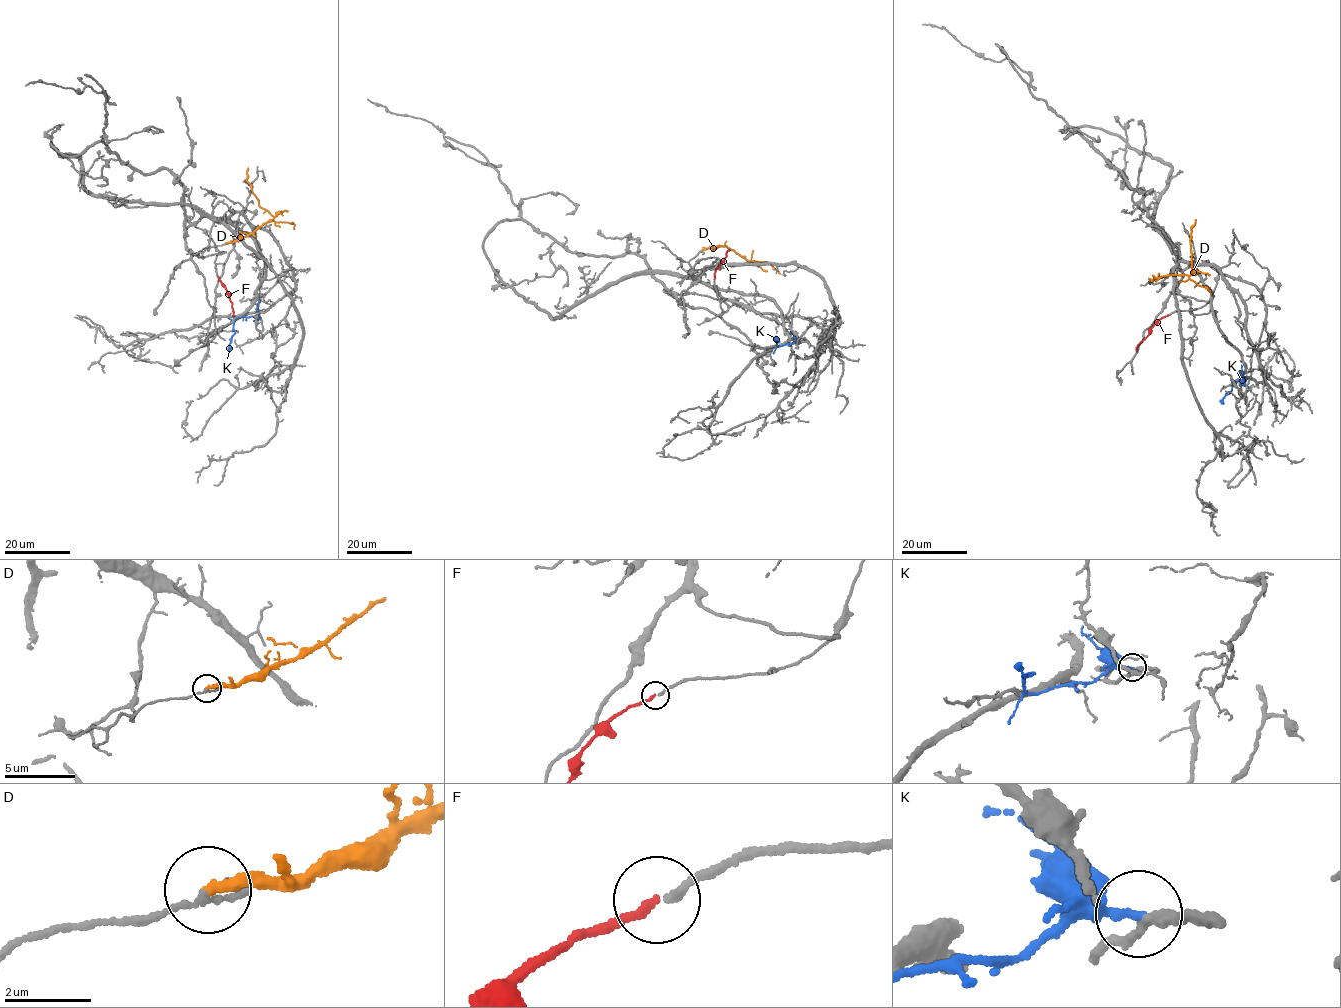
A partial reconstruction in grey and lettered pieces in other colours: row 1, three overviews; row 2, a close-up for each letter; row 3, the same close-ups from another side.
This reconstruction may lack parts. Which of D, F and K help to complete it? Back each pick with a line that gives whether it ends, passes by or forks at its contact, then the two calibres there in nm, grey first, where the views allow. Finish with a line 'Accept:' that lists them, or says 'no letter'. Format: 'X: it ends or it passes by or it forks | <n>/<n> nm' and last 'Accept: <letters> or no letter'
F: it ends | 190/180 nm
Accept: F

